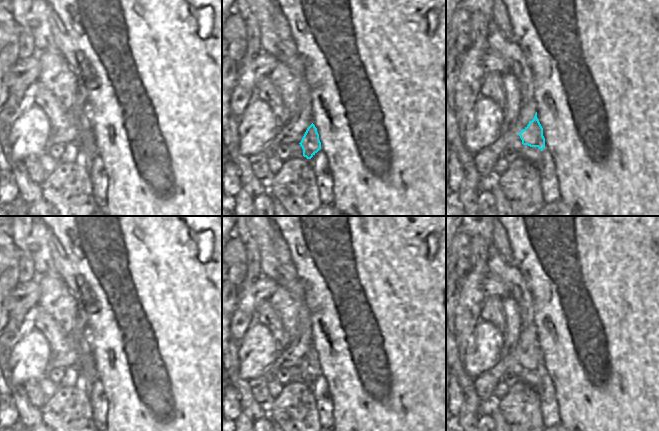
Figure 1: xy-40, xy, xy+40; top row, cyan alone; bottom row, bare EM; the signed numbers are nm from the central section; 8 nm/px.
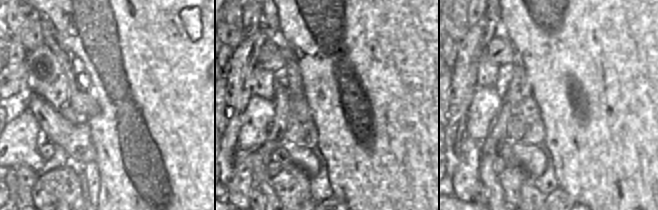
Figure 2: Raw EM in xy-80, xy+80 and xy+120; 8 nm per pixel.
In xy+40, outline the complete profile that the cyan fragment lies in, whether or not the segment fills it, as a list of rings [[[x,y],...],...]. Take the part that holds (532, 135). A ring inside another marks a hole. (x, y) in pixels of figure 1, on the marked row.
[[[537,112],[532,121],[519,132],[519,136],[523,145],[530,147],[538,147],[541,151],[545,148],[545,138],[543,136],[543,128],[537,118]]]

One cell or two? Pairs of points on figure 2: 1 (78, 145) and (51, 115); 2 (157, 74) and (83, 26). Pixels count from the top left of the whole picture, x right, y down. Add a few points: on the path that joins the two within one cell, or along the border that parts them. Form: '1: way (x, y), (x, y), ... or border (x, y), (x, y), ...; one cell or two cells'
1: way (71, 138), (55, 122); one cell
2: way (139, 60), (104, 26), (101, 26); one cell

